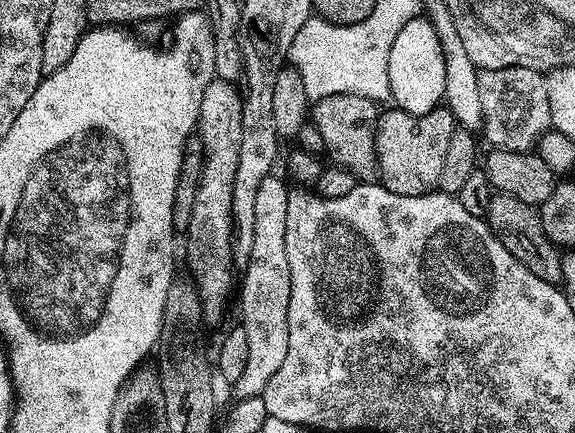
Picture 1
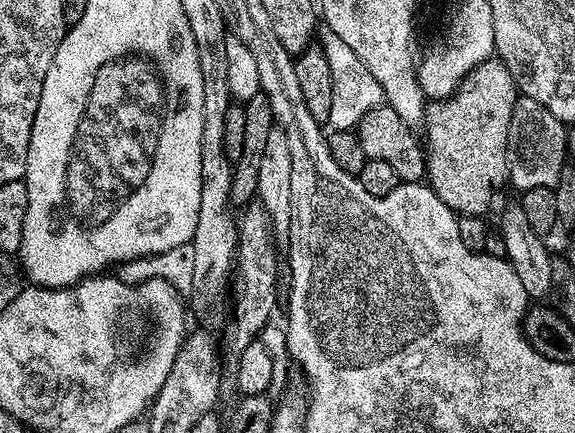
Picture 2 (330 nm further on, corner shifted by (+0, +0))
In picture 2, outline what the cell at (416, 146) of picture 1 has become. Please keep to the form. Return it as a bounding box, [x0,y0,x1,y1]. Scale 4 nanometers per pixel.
[423,58,518,217]

